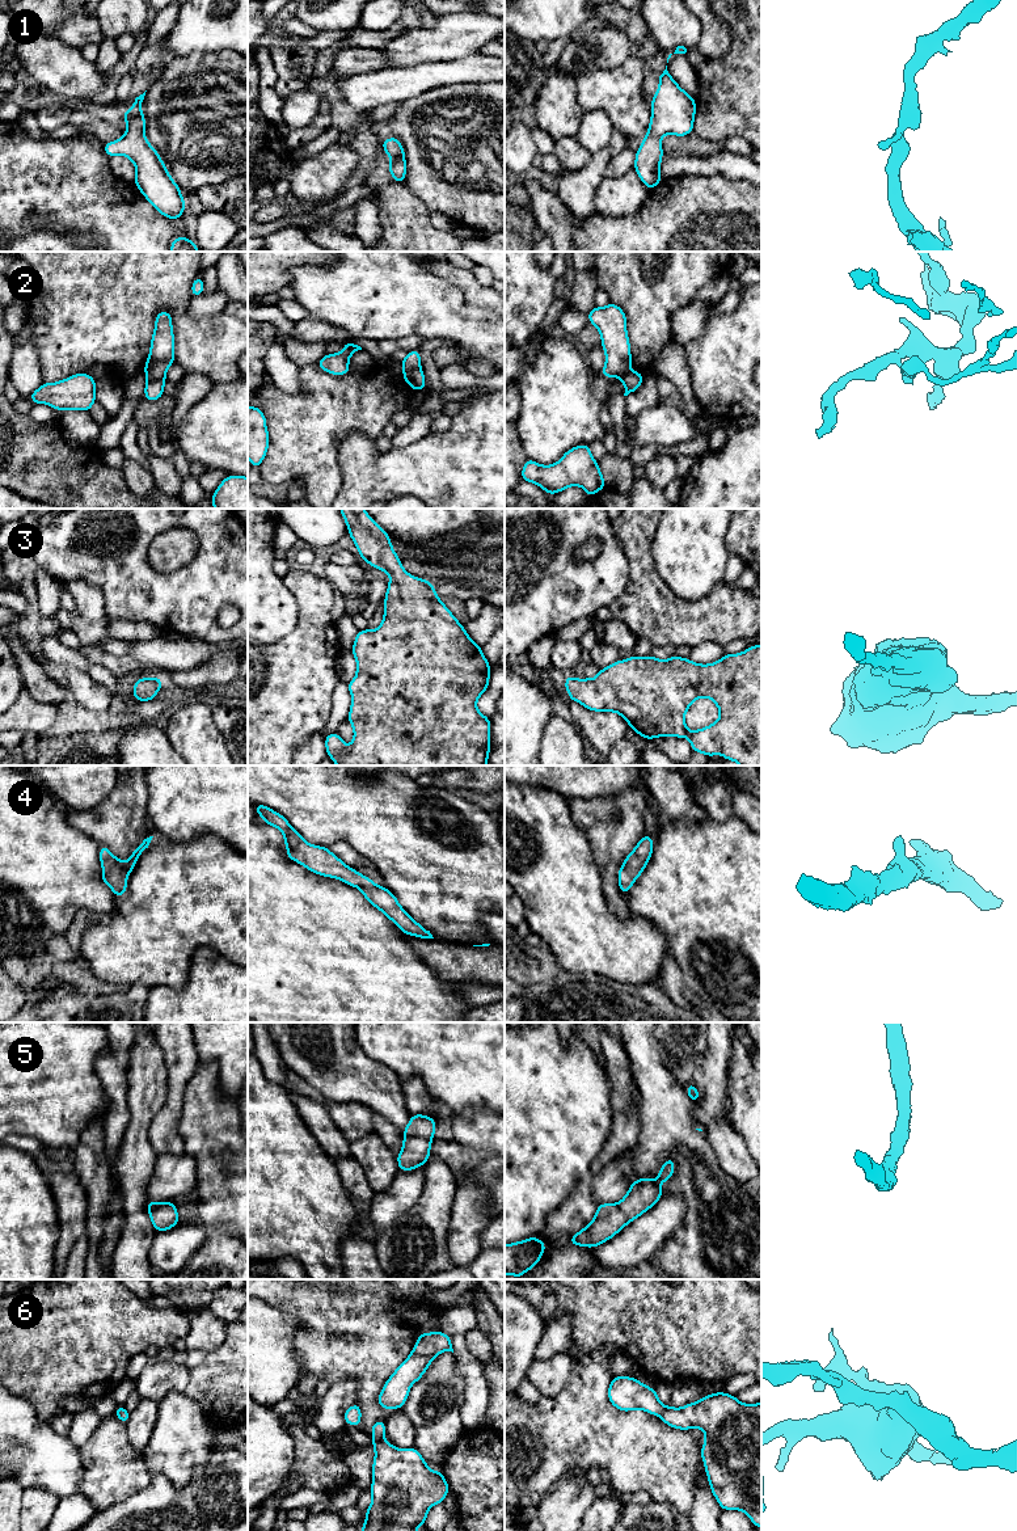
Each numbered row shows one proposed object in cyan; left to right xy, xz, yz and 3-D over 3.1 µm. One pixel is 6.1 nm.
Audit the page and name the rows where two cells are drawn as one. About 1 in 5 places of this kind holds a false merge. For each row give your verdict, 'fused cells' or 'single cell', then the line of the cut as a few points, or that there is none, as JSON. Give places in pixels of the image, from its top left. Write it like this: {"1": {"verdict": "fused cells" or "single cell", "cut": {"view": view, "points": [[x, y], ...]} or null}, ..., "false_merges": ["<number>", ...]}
{"1": {"verdict": "single cell", "cut": null}, "2": {"verdict": "fused cells", "cut": {"view": "xy", "points": [[164, 375], [148, 380]]}}, "3": {"verdict": "single cell", "cut": null}, "4": {"verdict": "single cell", "cut": null}, "5": {"verdict": "single cell", "cut": null}, "6": {"verdict": "fused cells", "cut": {"view": "xz", "points": [[383, 1435], [374, 1438]]}}, "false_merges": ["2", "6"]}

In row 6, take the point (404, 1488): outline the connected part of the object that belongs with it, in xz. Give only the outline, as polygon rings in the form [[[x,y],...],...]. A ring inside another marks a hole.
[[[384,1437],[374,1438],[375,1448],[372,1463],[372,1502],[366,1510],[366,1522],[362,1531],[417,1531],[426,1523],[431,1506],[443,1503],[450,1486],[443,1472],[431,1471],[419,1451],[412,1448],[397,1448],[389,1444]]]

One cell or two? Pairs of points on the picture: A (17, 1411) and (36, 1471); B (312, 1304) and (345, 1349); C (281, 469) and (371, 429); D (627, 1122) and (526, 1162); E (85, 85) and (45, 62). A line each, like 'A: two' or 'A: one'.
A: one
B: one
C: one
D: two
E: one

